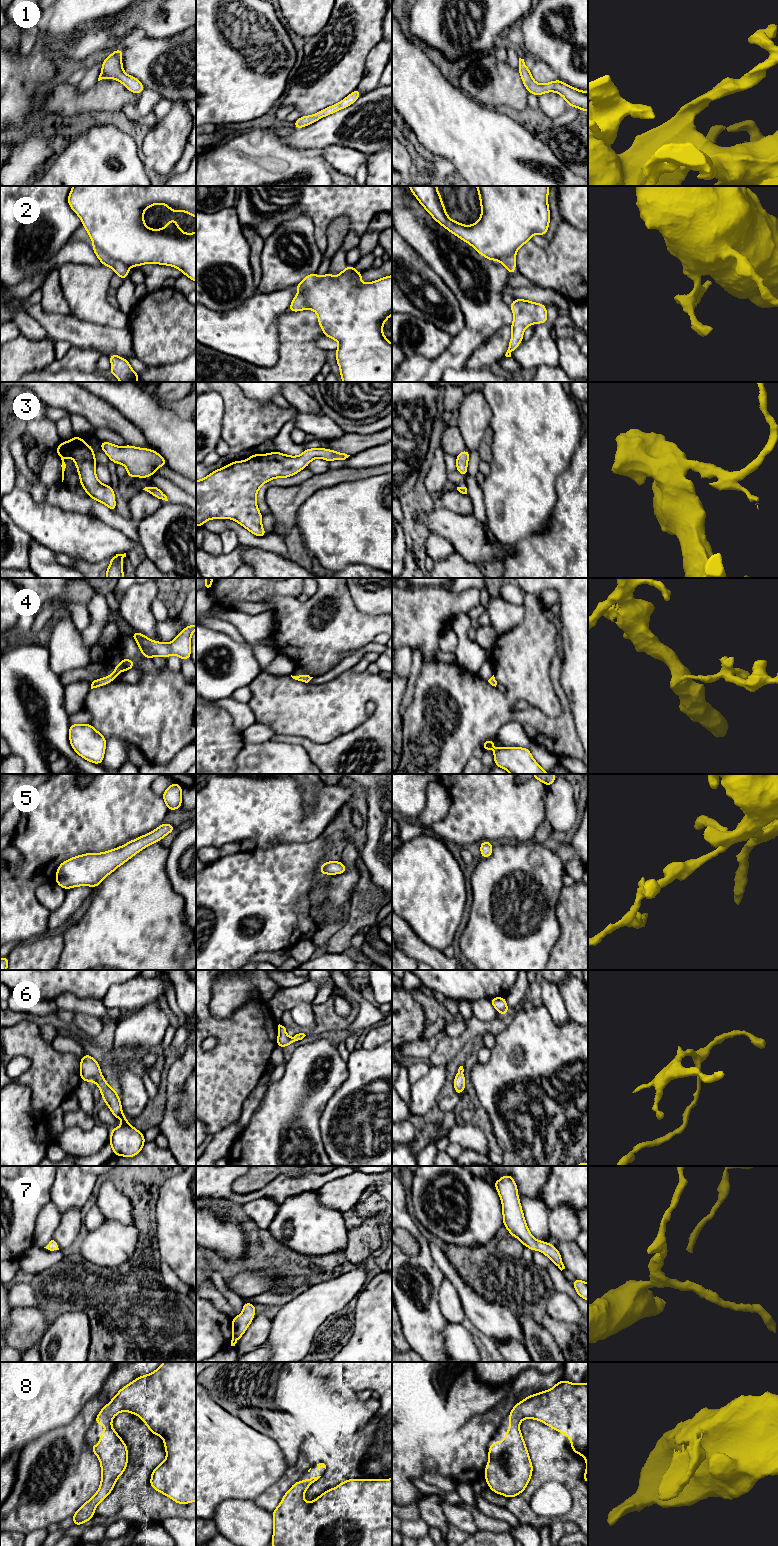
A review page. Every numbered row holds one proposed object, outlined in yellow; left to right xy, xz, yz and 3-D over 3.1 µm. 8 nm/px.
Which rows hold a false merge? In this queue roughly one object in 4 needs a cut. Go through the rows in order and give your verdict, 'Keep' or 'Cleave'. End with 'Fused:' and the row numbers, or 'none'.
1: Keep
2: Keep
3: Keep
4: Keep
5: Keep
6: Keep
7: Keep
8: Keep
Fused: none

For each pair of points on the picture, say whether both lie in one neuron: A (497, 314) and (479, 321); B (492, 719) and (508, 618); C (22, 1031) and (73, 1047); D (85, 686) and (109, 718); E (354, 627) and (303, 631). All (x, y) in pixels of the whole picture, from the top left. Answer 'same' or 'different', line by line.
A: same
B: different
C: different
D: different
E: same

